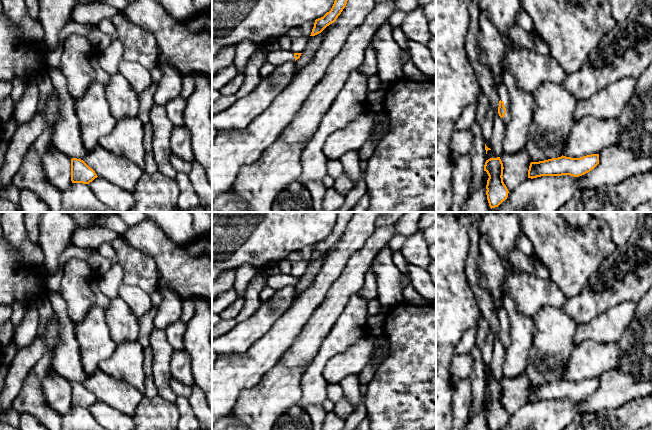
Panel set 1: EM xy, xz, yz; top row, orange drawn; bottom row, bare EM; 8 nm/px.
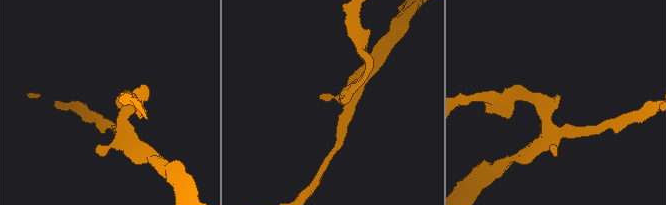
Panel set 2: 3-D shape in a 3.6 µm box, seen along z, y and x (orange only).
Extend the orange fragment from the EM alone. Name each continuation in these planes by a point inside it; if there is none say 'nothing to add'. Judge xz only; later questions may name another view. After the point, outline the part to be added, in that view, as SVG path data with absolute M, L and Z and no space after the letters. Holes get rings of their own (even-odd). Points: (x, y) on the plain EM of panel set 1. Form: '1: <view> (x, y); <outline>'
1: xz (280, 280); M278 273L276 275L267 276L267 286L275 290L286 287L288 285L295 285L294 276L291 274Z

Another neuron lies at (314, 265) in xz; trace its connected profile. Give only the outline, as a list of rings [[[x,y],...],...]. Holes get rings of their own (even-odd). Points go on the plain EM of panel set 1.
[[[333,247],[327,250],[321,257],[315,260],[309,260],[309,265],[305,274],[302,276],[300,282],[294,285],[296,296],[301,294],[303,291],[305,291],[307,287],[313,282],[315,275],[318,273],[319,269],[322,266],[323,259],[330,254],[332,249]]]

